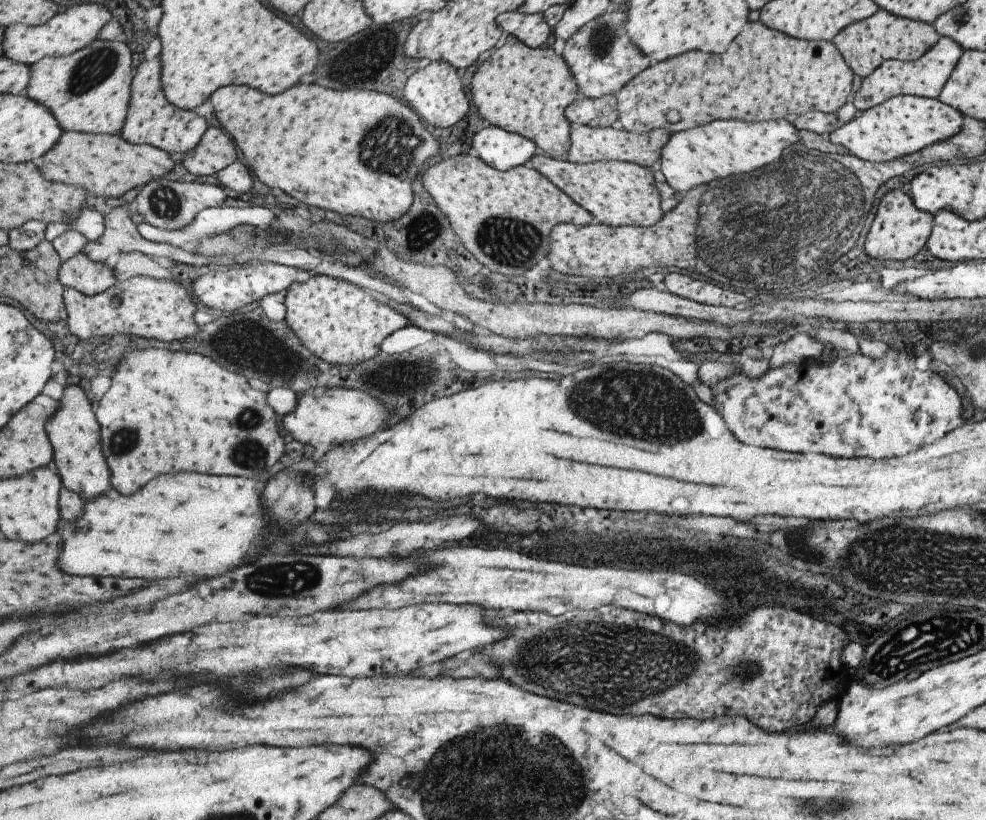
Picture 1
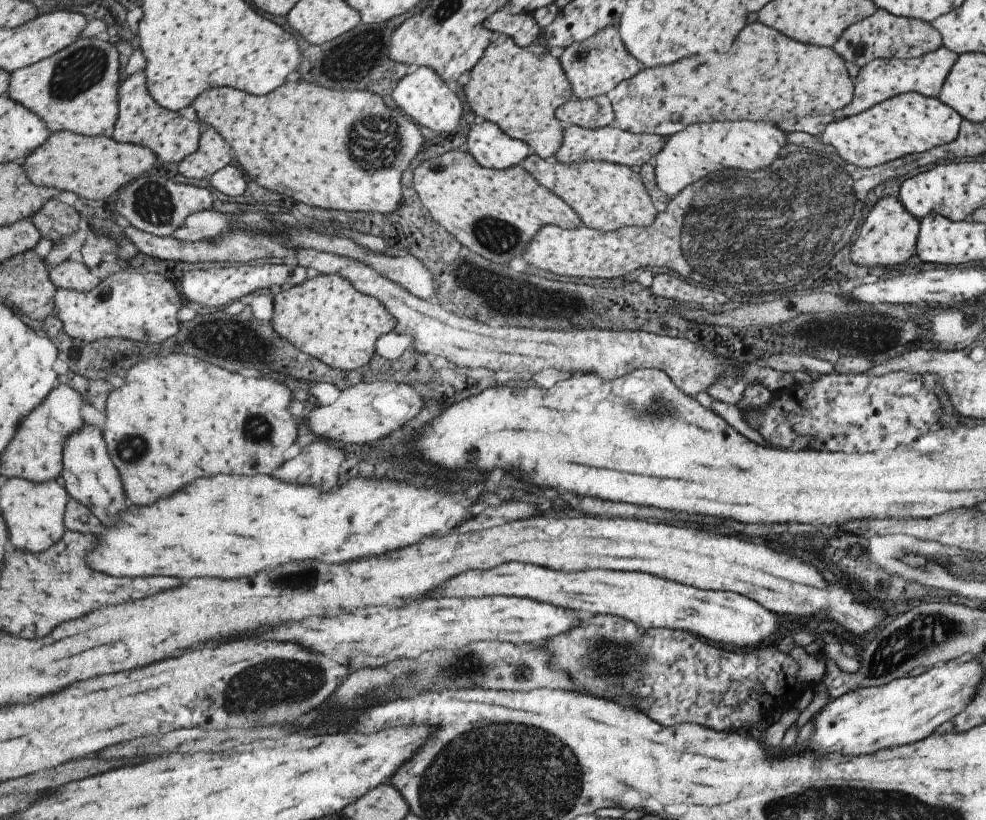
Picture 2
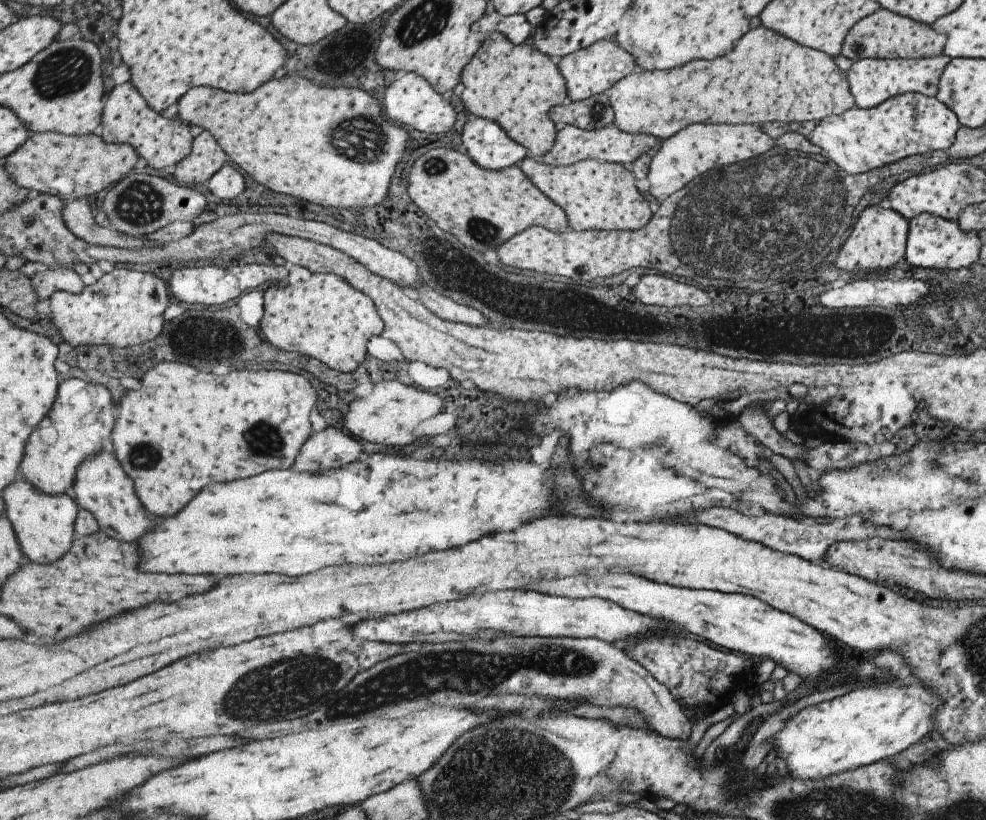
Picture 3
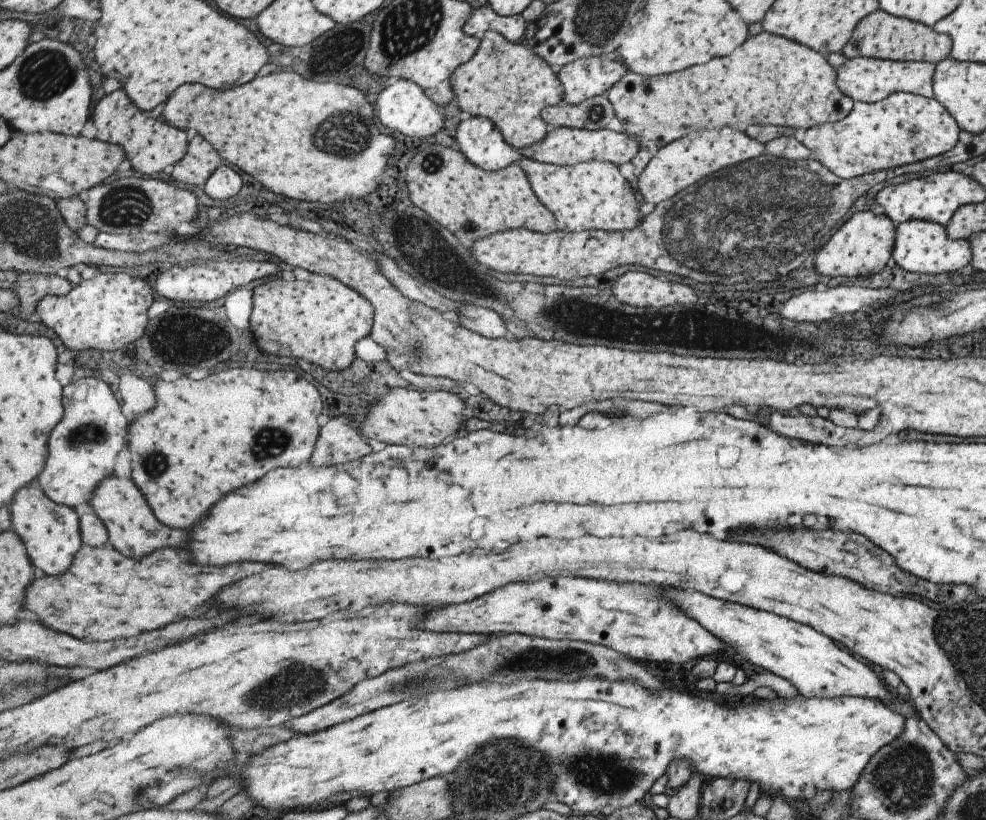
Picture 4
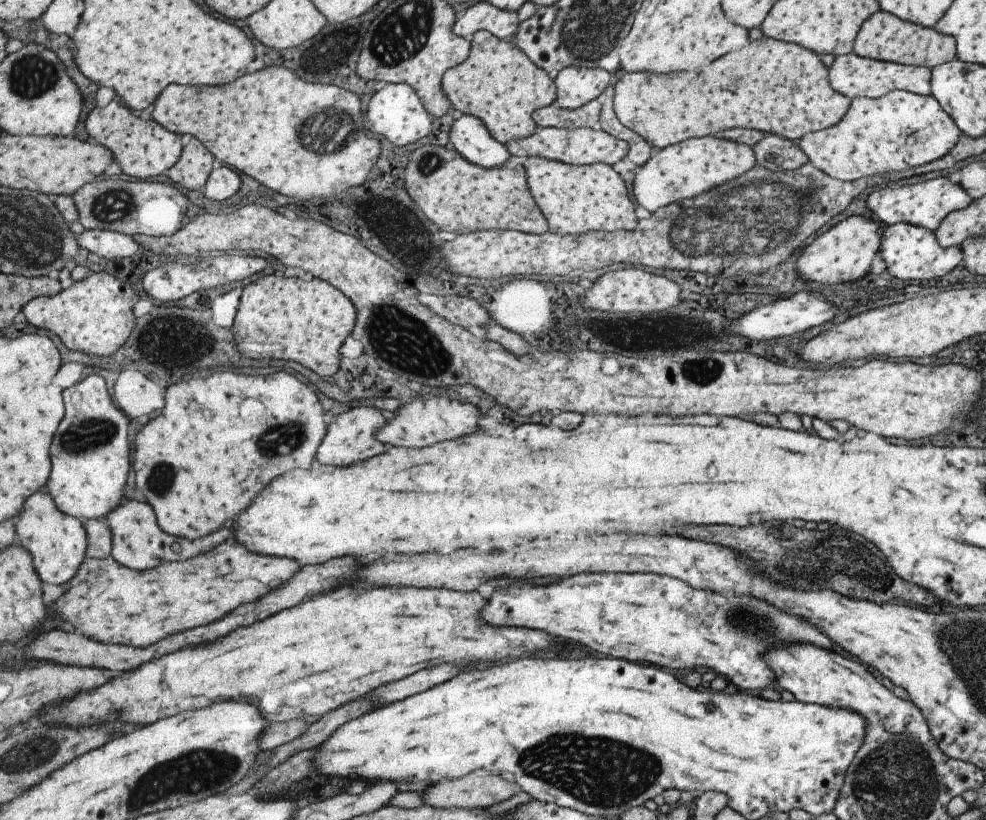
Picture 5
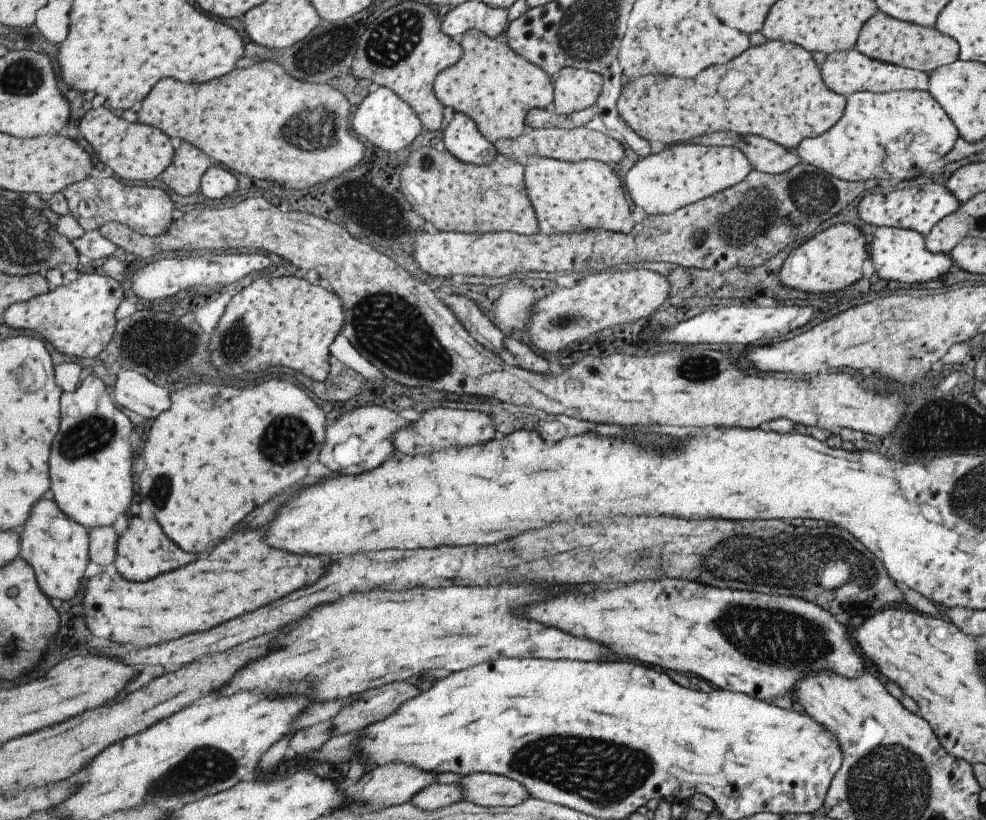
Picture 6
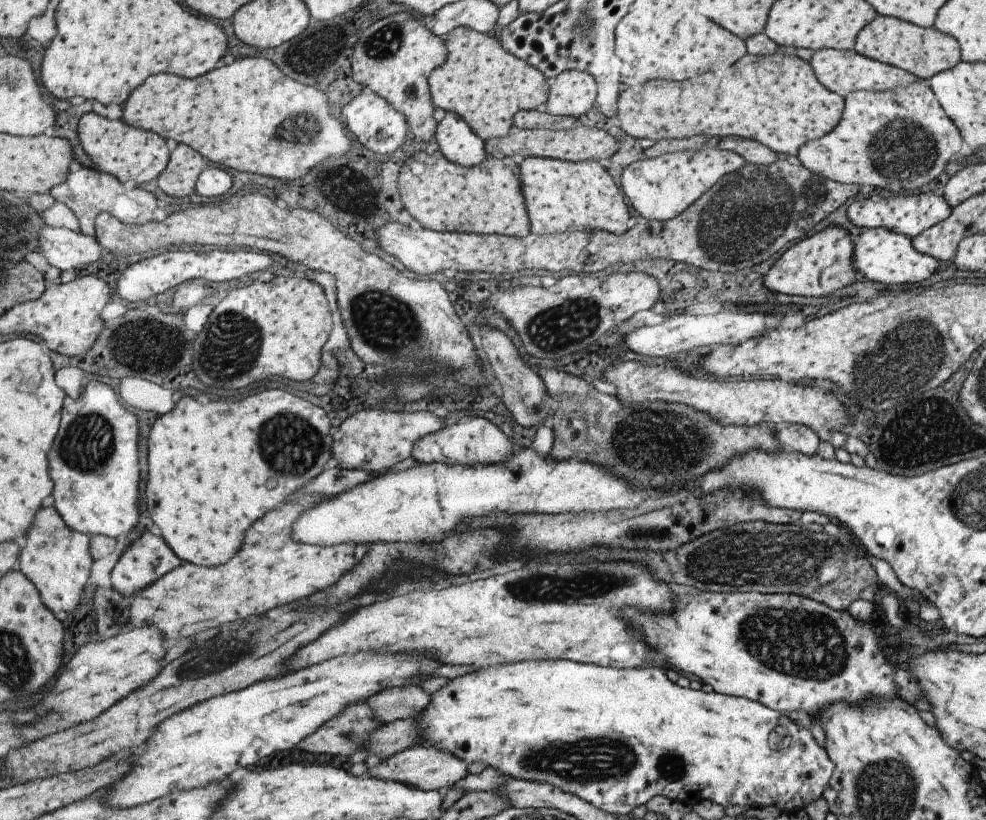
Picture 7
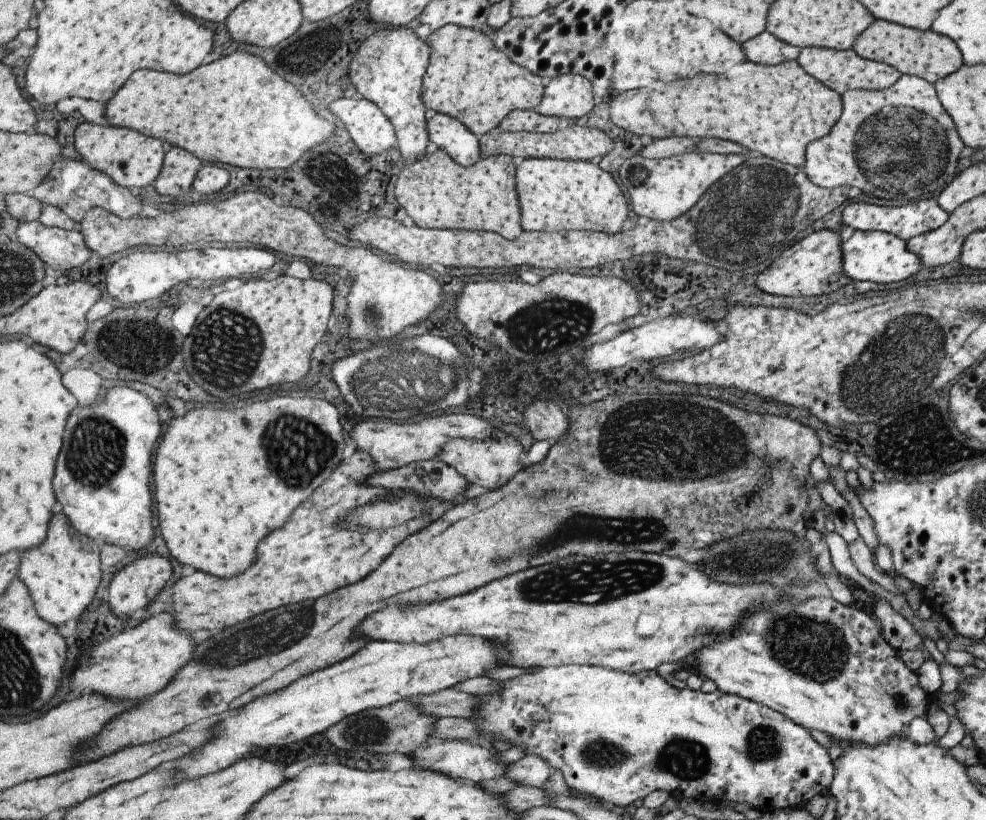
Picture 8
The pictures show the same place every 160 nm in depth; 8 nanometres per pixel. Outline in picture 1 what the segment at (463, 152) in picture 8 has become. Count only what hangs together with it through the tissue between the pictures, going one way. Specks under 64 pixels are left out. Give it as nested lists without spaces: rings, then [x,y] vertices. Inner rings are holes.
[[[490,124],[473,138],[475,140],[471,146],[476,149],[478,156],[500,171],[527,164],[527,160],[535,154],[536,143],[531,139],[497,125]]]

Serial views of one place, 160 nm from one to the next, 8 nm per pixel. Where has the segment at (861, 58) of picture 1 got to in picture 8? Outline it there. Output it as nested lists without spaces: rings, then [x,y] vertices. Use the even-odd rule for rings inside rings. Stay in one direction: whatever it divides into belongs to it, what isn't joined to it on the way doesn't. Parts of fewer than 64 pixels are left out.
[[[874,19],[861,31],[854,40],[852,49],[861,58],[888,64],[902,75],[913,75],[932,85],[962,65],[962,54],[956,44],[945,35],[935,33],[930,28],[920,31],[881,19]]]

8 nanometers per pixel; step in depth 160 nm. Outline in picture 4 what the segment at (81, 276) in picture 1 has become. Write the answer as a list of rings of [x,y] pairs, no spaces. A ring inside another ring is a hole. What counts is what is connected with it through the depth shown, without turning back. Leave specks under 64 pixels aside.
[[[21,272],[15,282],[15,290],[21,301],[18,313],[25,318],[31,316],[48,295],[67,296],[74,288],[67,277]]]

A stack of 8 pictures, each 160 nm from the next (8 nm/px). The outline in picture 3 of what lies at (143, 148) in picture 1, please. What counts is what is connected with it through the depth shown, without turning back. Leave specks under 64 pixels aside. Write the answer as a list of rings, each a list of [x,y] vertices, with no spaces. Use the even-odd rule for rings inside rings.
[[[45,132],[45,134],[35,134],[25,146],[21,146],[21,150],[17,150],[17,154],[13,154],[13,158],[6,161],[5,166],[8,173],[17,182],[21,182],[23,188],[31,188],[31,190],[39,190],[41,194],[48,193],[60,196],[65,200],[76,201],[95,197],[102,190],[109,190],[121,181],[123,176],[127,176],[137,166],[139,160],[141,160],[141,156],[129,143],[117,146],[117,144],[107,144],[102,136],[95,136],[95,134],[65,136],[65,134],[57,134],[57,132]]]

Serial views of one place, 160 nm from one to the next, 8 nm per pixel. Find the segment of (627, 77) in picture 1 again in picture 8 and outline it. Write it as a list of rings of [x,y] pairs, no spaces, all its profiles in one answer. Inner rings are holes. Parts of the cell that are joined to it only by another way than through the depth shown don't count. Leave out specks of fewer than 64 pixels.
[[[564,74],[548,80],[544,97],[533,108],[545,116],[567,118],[583,117],[593,108],[591,83],[581,75]]]

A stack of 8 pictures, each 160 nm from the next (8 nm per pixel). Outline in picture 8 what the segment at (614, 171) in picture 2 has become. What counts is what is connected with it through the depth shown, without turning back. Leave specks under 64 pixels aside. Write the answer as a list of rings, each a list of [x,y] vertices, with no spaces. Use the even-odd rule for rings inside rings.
[[[528,158],[518,164],[516,176],[520,196],[522,227],[533,232],[599,231],[615,234],[628,218],[627,200],[612,175],[589,161]]]

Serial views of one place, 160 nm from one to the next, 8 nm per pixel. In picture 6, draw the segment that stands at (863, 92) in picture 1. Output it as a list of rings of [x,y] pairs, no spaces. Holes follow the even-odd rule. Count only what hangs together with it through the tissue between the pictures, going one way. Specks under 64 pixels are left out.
[[[854,48],[829,53],[821,64],[820,77],[829,90],[844,97],[861,91],[886,93],[902,90],[927,91],[928,88],[928,73],[870,59]]]

